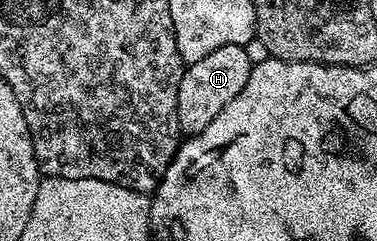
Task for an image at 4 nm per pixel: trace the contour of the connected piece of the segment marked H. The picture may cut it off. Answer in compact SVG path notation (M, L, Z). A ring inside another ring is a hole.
M228 44L224 48L216 48L216 52L208 52L204 60L196 60L183 69L178 89L178 129L183 135L204 132L204 128L220 116L223 108L244 92L252 65L250 52L247 47Z

